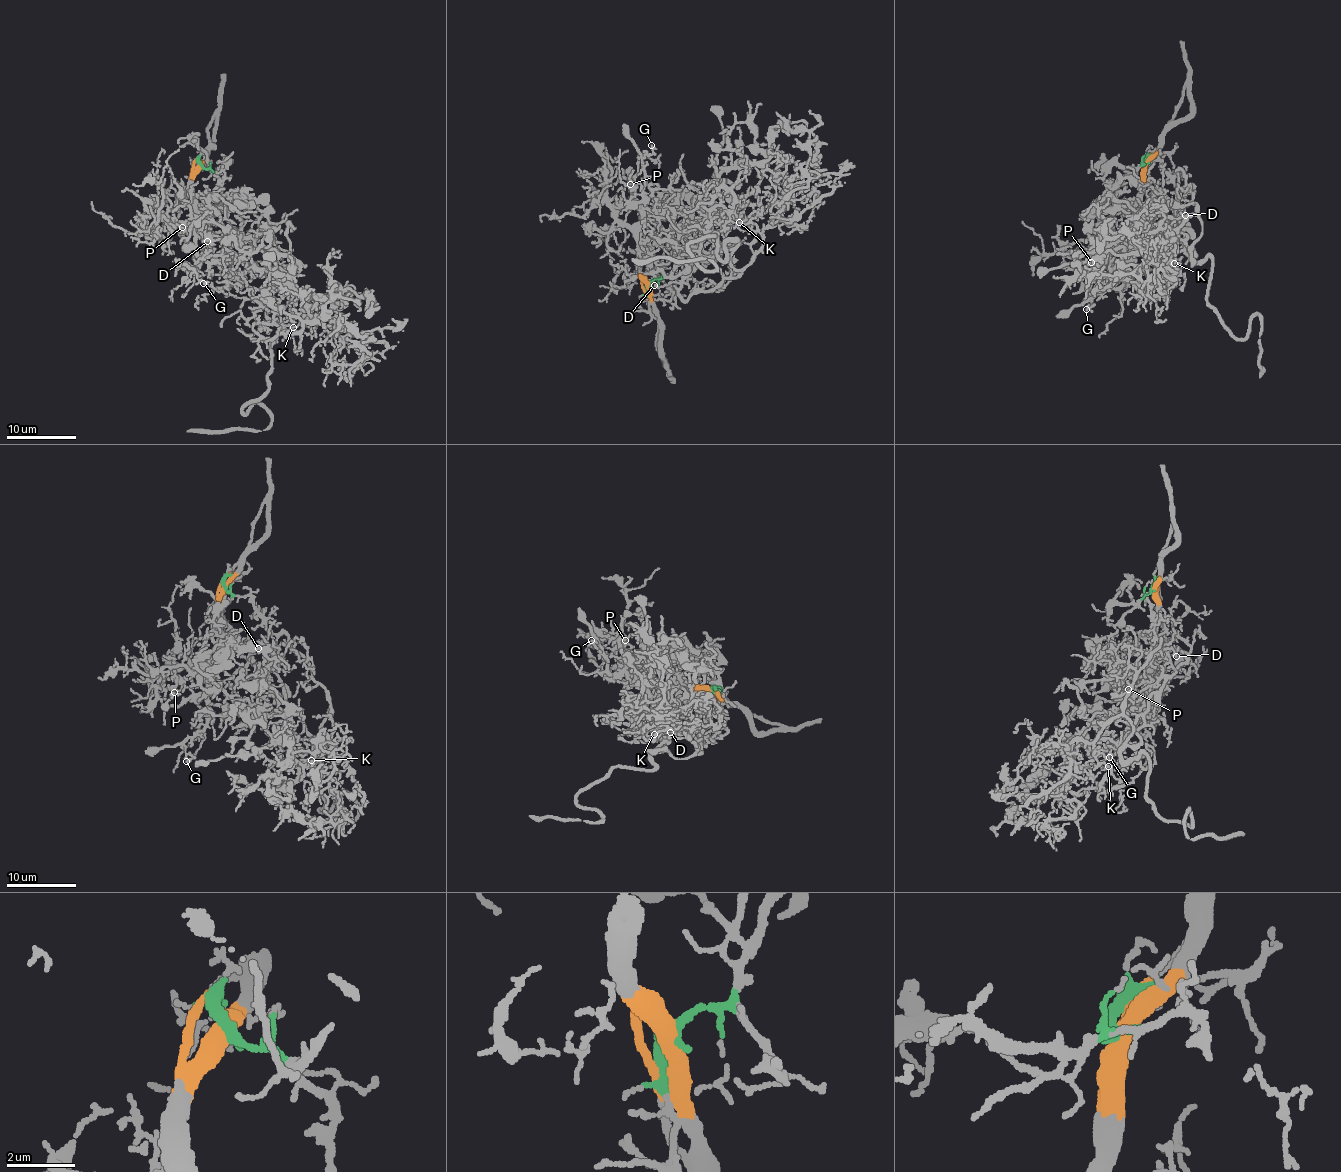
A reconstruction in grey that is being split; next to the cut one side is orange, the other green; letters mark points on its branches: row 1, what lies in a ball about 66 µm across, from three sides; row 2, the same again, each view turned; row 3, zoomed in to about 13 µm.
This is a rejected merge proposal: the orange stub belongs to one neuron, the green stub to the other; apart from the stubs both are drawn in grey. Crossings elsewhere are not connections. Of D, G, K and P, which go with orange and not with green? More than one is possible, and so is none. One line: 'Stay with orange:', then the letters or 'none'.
Stay with orange: G, P

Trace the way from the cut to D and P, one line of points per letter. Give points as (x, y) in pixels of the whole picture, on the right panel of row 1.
D: (1145, 164), (1142, 163), (1159, 161), (1171, 182), (1187, 192), (1181, 196), (1180, 204), (1185, 215)
P: (1145, 164), (1142, 188), (1144, 221), (1116, 252), (1092, 263)

